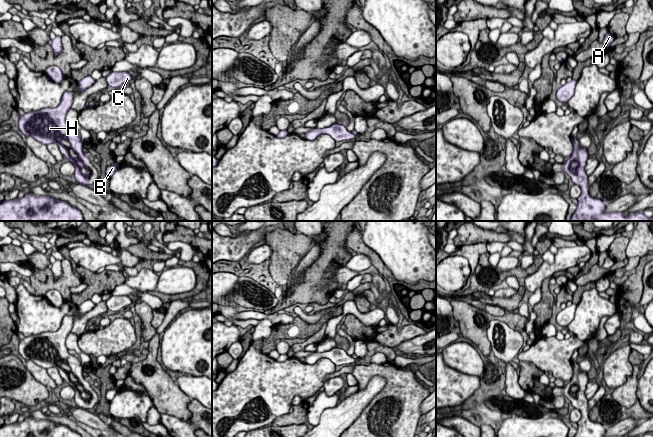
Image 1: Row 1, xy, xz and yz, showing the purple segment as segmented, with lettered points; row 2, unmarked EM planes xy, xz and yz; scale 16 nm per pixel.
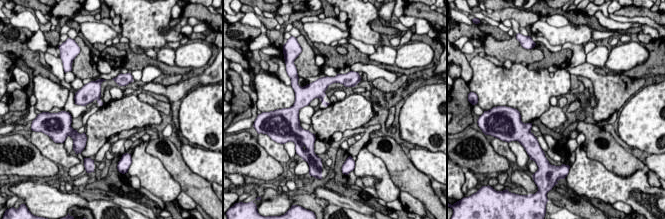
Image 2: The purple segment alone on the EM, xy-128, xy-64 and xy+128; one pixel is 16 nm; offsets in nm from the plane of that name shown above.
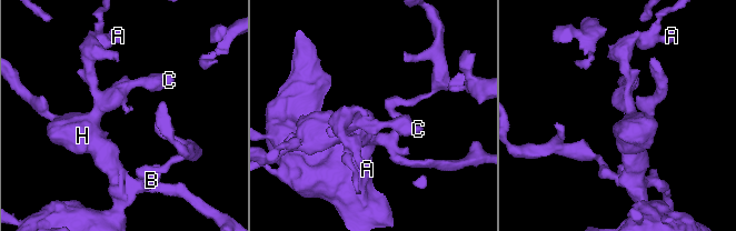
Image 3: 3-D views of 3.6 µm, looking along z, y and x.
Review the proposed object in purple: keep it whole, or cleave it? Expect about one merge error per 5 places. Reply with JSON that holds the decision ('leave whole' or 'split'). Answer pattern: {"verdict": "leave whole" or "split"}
{"verdict": "leave whole"}

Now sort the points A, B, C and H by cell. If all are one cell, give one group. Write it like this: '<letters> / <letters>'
A B C H

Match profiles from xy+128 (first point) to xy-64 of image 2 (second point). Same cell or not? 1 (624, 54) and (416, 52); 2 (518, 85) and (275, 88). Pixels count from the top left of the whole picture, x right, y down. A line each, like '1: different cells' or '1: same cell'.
1: same cell
2: same cell

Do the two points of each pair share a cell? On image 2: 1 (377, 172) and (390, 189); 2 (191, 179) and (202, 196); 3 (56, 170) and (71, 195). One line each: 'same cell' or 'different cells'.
1: same cell
2: same cell
3: different cells

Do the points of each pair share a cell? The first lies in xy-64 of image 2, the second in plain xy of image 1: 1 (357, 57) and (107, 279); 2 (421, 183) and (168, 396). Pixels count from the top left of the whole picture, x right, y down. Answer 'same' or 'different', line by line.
1: same
2: same

